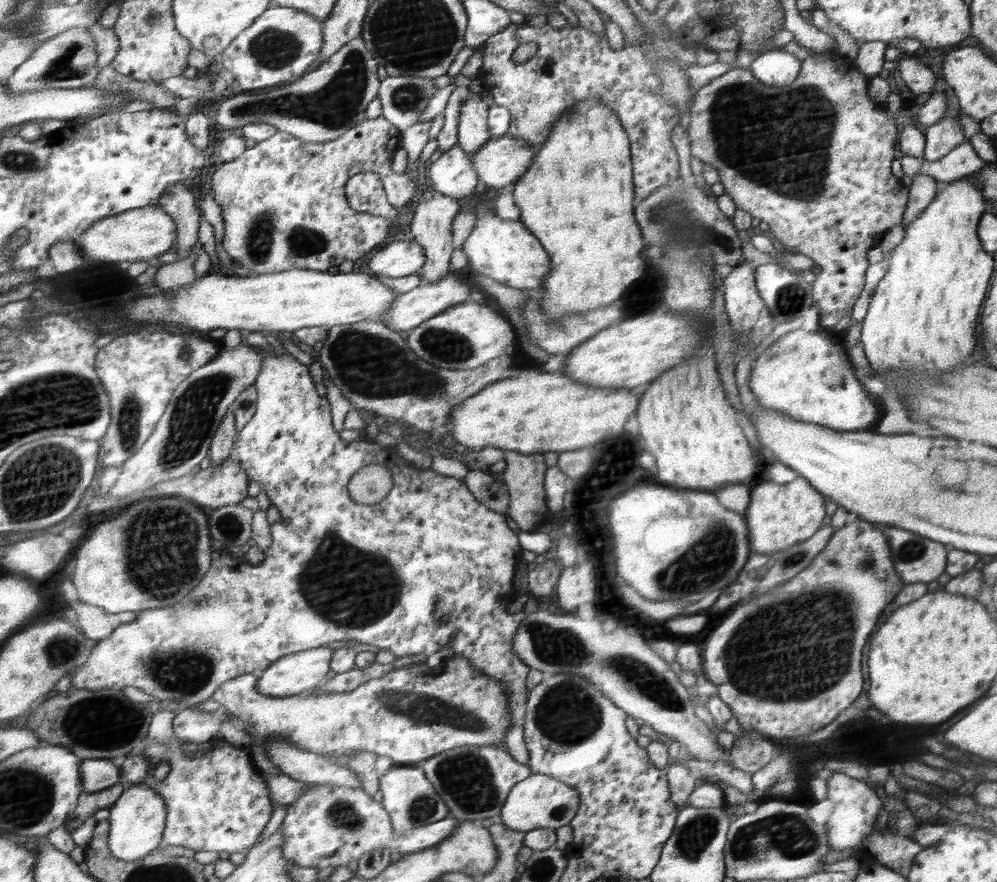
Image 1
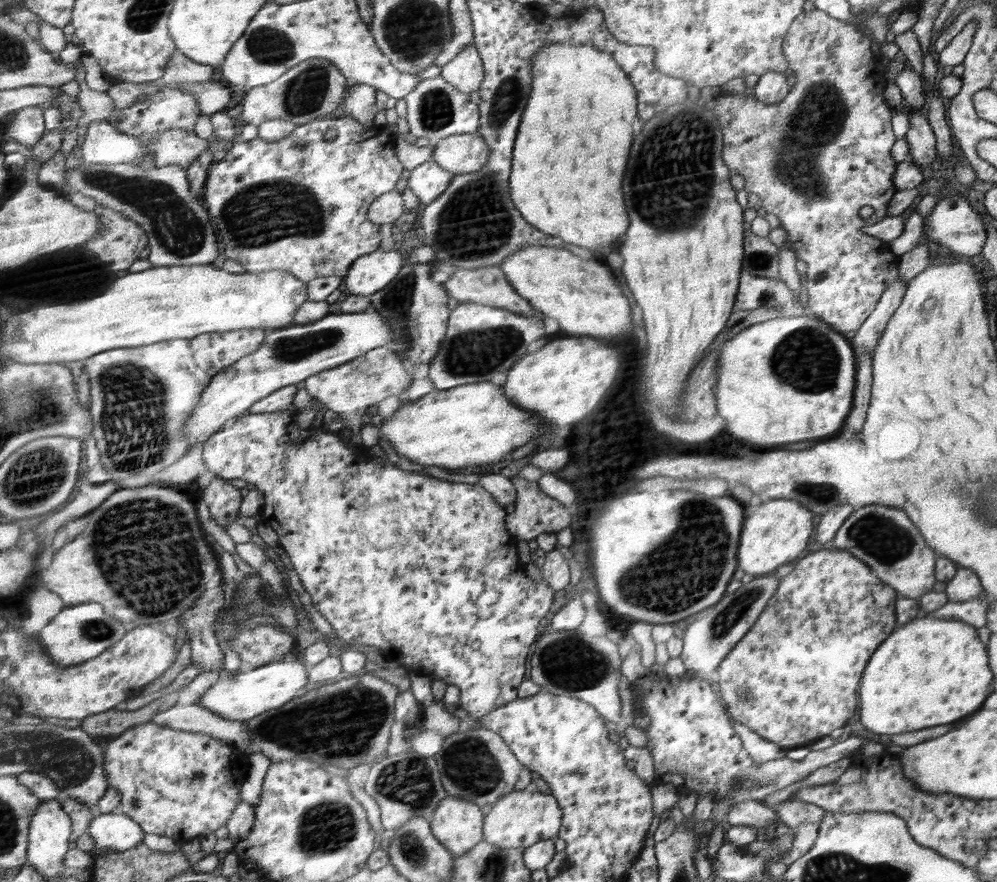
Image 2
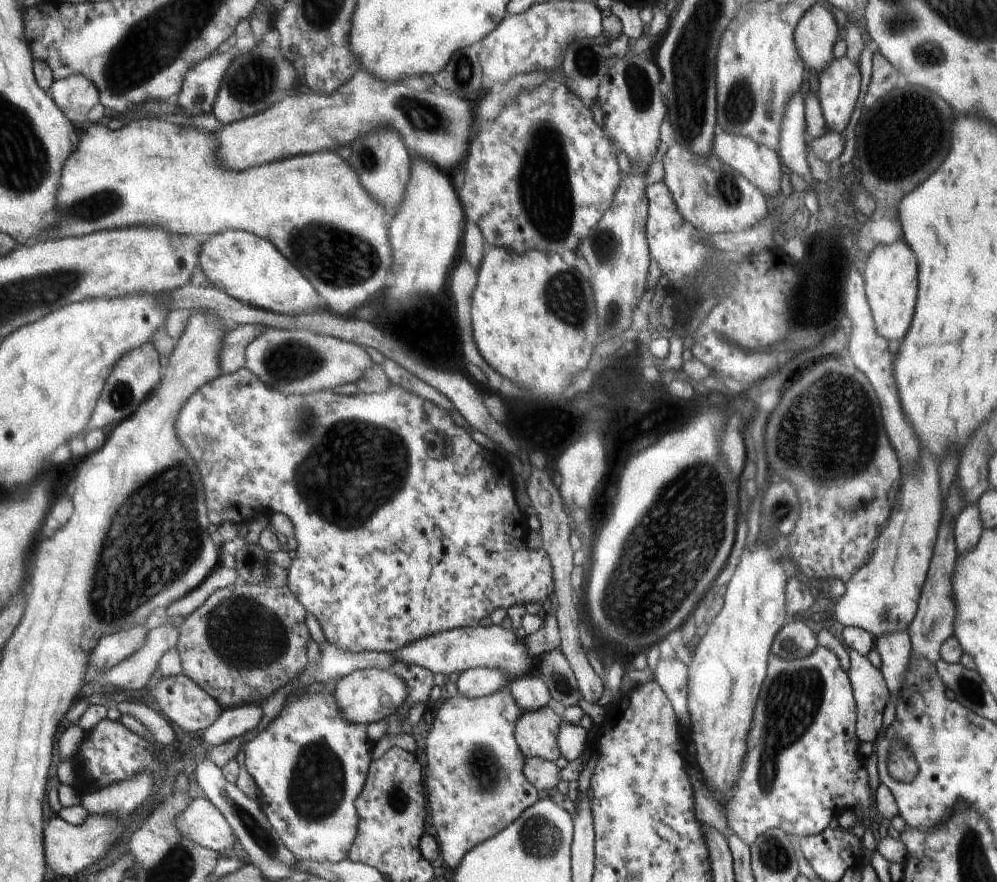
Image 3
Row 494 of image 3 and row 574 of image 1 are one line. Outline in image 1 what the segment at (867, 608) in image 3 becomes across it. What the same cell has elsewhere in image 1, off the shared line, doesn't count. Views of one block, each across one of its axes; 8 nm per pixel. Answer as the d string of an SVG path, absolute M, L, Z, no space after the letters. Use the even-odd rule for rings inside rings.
M888 526L889 538L894 538L894 562L906 584L936 581L944 574L946 548L940 542L924 538L915 532Z

